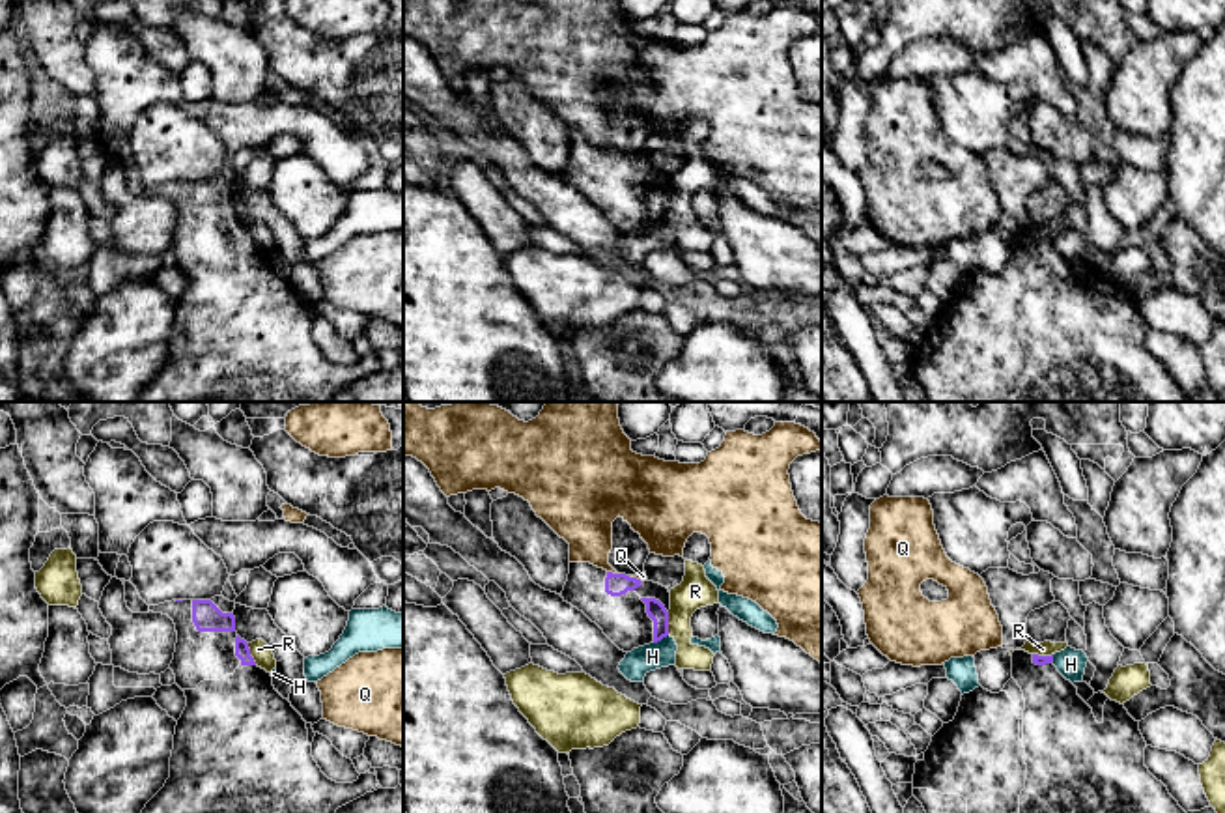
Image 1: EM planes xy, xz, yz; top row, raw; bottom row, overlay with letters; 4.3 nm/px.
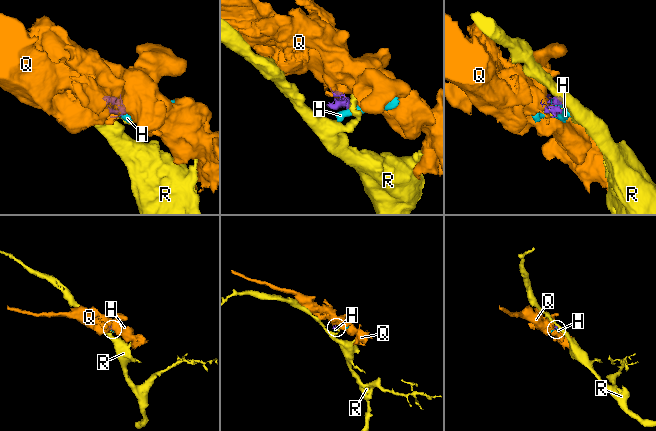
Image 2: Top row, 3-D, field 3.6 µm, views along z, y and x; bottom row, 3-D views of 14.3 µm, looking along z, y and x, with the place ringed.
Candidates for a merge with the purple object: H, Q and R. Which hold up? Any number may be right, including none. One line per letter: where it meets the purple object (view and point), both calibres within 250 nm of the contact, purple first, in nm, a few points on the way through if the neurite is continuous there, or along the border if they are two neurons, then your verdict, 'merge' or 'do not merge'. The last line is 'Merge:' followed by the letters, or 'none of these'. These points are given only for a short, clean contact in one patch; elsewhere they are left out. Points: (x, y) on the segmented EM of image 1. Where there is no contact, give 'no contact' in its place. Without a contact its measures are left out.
H: xz (660, 640) | 80/120 nm | along xz (667, 634), (654, 643) | do not merge
Q: xz (611, 572) | 100/240 nm | along xz (607, 570), (617, 574) | do not merge
R: xz (667, 623) | 80/150 nm | along xz (667, 612), (669, 634) | do not merge
Merge: none of these

